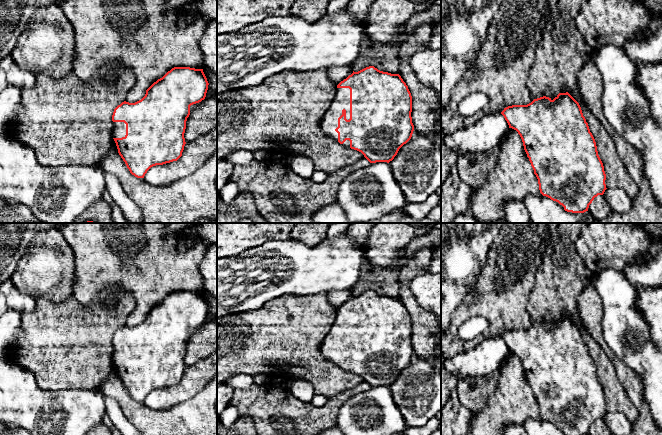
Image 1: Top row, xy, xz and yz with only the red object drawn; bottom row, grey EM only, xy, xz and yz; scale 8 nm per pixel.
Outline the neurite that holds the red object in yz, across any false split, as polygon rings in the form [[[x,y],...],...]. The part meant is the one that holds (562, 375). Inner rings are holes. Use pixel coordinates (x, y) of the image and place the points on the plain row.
[[[568,316],[553,324],[543,320],[527,329],[508,330],[501,338],[520,359],[543,420],[558,426],[565,435],[588,435],[594,422],[604,418],[606,398],[595,363],[579,327]]]

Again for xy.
[[[174,291],[154,306],[146,314],[146,318],[141,324],[135,327],[124,325],[114,333],[112,339],[113,363],[119,379],[132,399],[144,402],[151,391],[177,385],[182,380],[186,368],[184,357],[186,345],[190,339],[190,330],[205,323],[208,309],[203,293]]]

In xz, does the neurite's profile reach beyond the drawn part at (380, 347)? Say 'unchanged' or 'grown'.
grown

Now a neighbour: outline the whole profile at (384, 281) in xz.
[[[364,258],[359,279],[351,289],[354,296],[366,291],[374,290],[380,295],[391,298],[399,298],[399,268],[383,268],[371,263]]]

